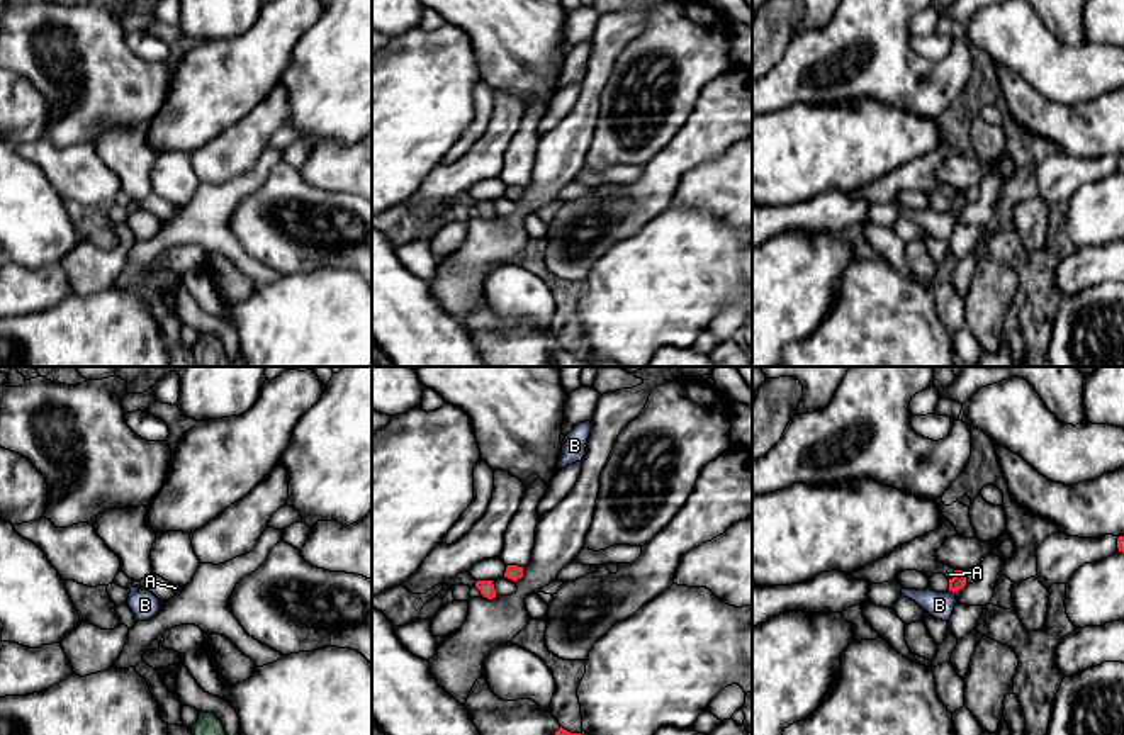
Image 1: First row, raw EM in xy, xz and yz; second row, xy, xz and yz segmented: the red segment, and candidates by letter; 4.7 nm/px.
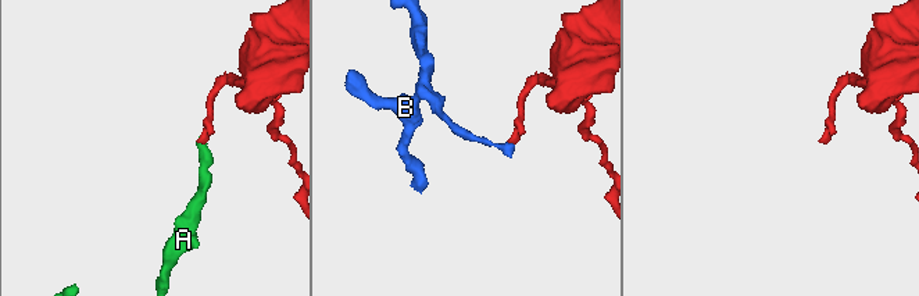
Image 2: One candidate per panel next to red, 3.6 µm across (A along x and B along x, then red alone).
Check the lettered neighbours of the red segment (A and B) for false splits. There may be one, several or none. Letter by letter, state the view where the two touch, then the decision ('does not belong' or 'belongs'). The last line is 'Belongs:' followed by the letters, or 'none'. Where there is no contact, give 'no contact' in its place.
A: yz | does not belong
B: yz | does not belong
Belongs: none

